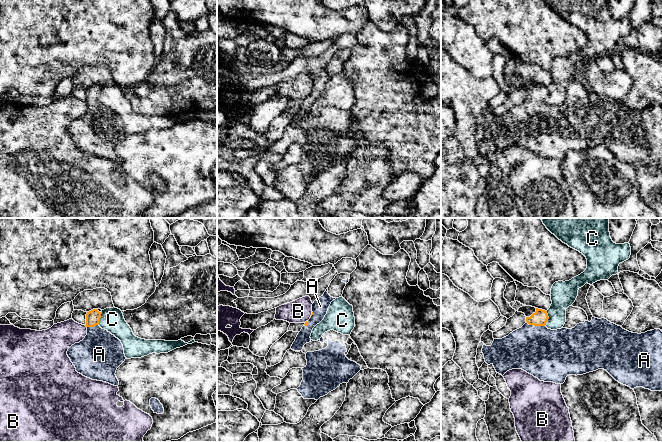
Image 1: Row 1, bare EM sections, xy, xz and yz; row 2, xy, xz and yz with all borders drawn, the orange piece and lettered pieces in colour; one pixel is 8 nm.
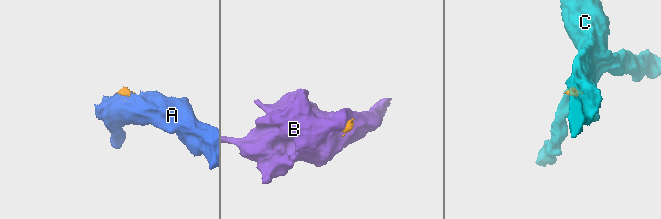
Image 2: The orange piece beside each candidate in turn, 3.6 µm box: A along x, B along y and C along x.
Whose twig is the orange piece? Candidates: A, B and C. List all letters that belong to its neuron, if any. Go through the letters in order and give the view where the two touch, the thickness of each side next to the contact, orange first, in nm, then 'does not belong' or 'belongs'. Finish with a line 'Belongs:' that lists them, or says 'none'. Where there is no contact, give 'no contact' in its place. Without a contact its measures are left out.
A: yz | 120/400 nm | belongs
B: xz | 20/190 nm | does not belong
C: yz | 120/200 nm | does not belong
Belongs: A

